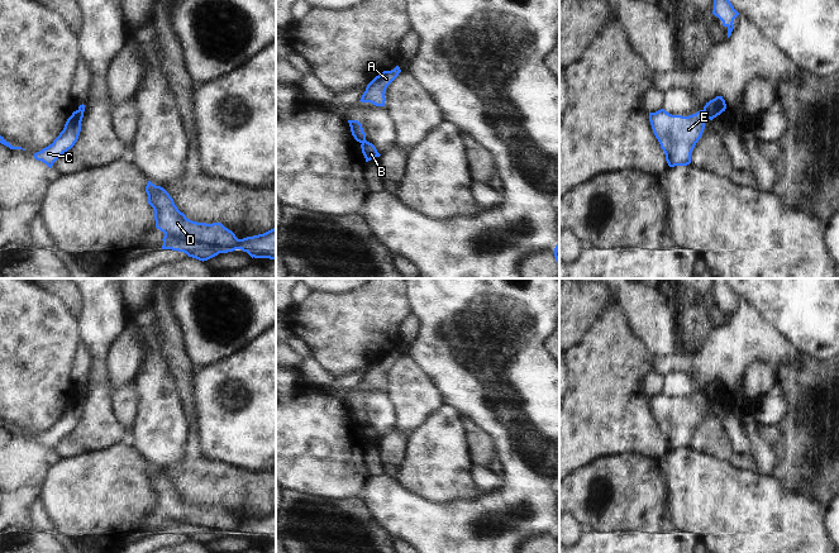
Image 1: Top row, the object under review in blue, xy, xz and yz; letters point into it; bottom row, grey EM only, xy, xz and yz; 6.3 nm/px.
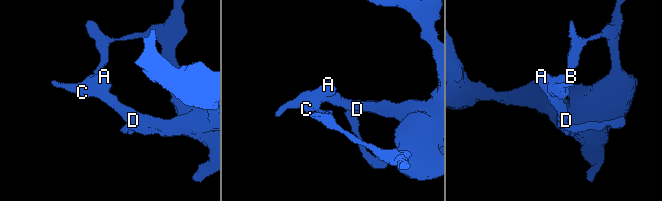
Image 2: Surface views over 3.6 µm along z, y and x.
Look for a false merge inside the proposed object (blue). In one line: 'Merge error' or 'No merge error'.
Merge error

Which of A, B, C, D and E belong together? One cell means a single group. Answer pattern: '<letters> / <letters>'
A C D E / B

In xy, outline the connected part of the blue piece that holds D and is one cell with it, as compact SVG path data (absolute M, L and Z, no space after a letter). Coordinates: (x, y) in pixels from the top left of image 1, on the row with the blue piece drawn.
M148 181L146 186L148 204L154 210L156 228L173 237L191 242L205 242L242 249L254 258L276 261L276 227L263 234L238 239L221 223L197 223L186 218L173 202L170 194L161 186Z

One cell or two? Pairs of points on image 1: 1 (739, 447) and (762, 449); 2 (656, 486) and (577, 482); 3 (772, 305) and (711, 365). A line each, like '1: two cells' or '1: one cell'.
1: two cells
2: one cell
3: two cells

